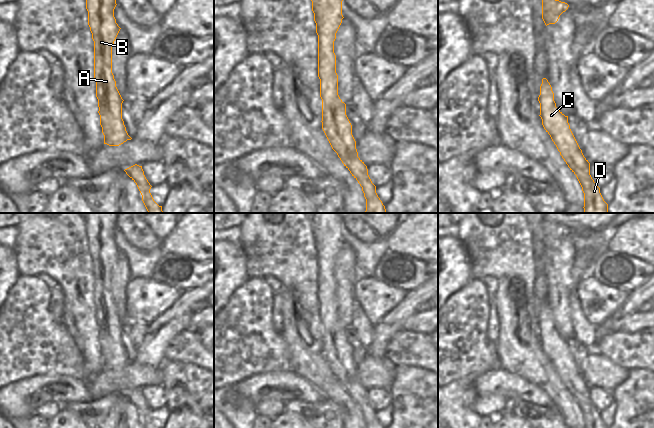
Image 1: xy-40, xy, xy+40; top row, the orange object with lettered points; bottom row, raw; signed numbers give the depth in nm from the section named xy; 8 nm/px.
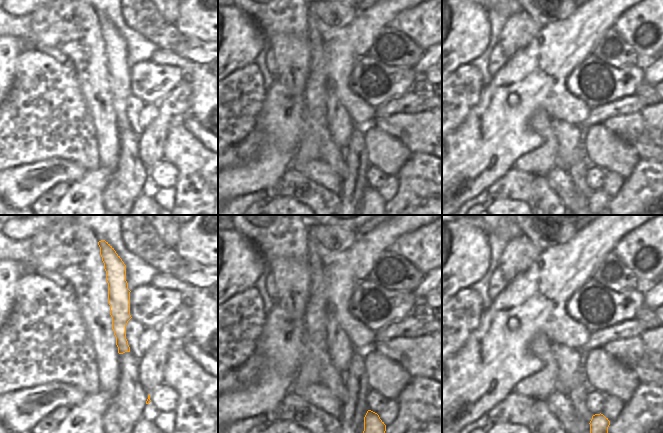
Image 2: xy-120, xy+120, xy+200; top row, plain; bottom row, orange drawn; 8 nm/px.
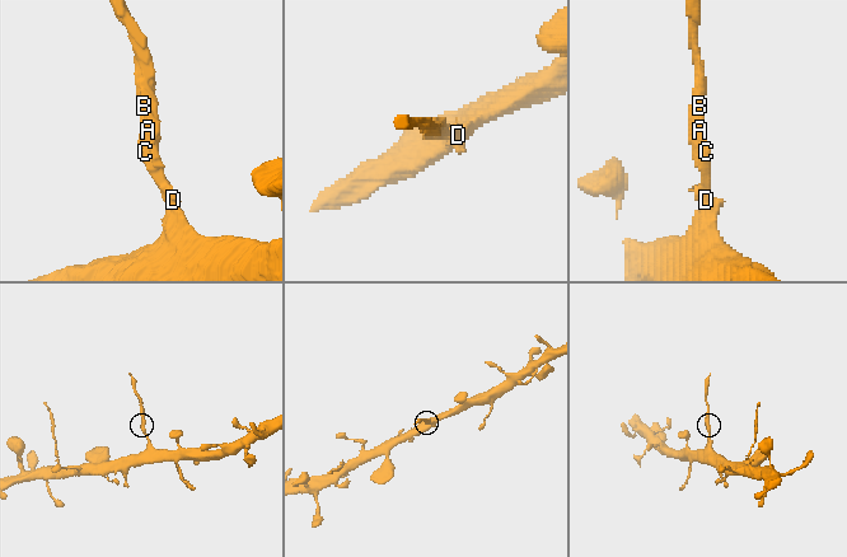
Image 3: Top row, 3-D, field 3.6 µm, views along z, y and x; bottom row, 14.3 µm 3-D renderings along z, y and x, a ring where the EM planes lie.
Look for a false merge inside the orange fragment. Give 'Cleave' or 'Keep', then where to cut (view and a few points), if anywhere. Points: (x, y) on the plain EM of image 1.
Cleave. Split along xy (356, 375), (341, 372), (336, 376)

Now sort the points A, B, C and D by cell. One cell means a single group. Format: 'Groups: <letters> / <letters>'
Groups: A B C / D

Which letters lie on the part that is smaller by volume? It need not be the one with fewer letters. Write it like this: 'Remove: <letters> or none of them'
Remove: A, B, C

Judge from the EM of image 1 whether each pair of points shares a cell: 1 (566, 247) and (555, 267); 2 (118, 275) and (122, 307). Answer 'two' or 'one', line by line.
1: one
2: one

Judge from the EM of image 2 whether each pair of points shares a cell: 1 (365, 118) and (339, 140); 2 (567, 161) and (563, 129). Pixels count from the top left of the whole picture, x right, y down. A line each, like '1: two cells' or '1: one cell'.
1: two cells
2: one cell

